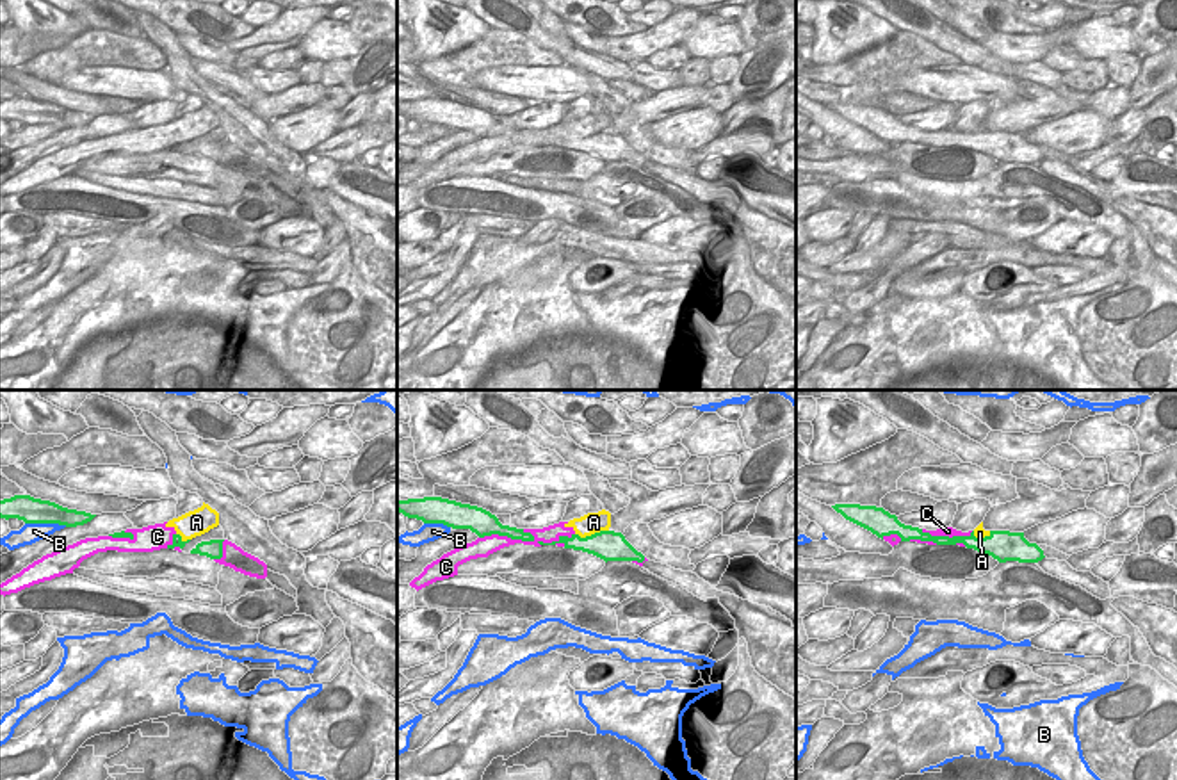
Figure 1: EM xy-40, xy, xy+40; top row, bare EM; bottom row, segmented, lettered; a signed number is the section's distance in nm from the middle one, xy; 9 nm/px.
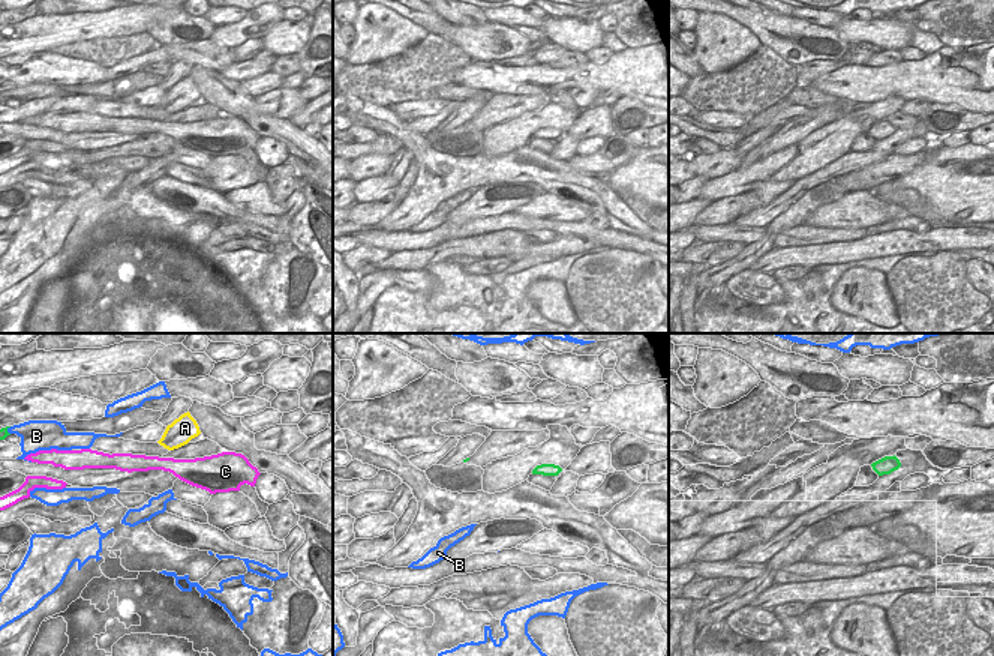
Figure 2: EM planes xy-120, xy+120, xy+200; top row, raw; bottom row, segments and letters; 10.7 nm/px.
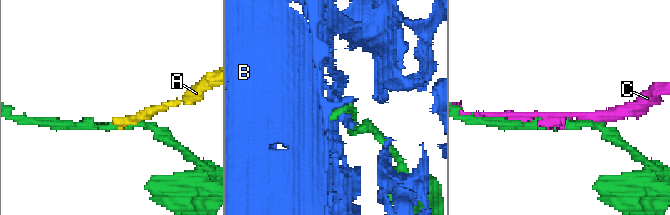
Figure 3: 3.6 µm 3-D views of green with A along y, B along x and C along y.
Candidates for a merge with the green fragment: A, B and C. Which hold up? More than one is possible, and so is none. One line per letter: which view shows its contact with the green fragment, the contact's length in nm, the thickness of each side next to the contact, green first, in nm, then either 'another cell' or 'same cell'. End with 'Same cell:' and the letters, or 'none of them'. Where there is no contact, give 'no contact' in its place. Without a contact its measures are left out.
A: xy | 300 nm | 280/190 nm | another cell
B: xy-40 | 380 nm | 240/190 nm | another cell
C: xy | 850 nm | 120/160 nm | another cell
Same cell: none of them

